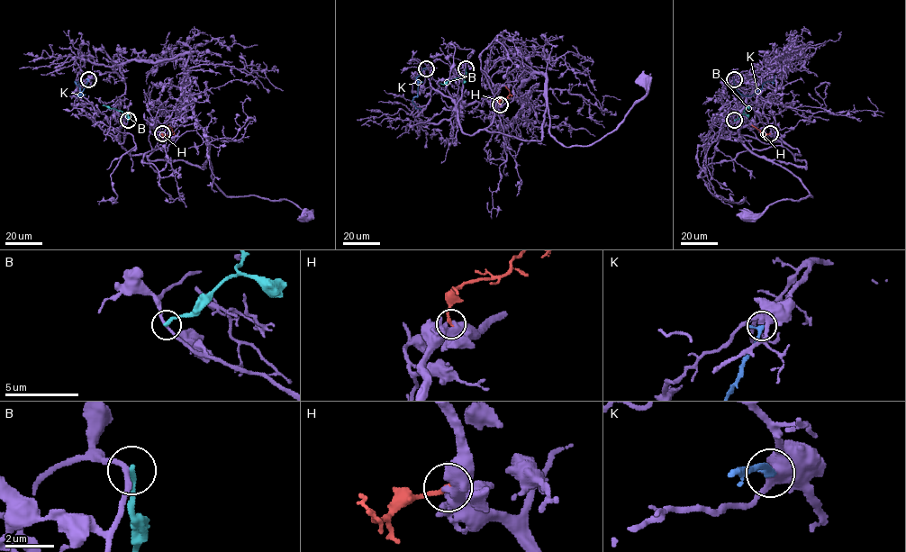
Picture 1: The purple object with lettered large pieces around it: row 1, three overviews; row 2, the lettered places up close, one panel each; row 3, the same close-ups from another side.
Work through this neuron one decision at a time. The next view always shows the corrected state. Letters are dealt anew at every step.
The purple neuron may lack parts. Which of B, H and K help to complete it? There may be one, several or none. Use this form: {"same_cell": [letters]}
{"same_cell": []}

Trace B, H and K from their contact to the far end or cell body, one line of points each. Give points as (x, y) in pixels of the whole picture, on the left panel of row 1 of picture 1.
B: (128, 120), (126, 113), (102, 105)
H: (162, 133), (163, 136), (170, 133), (171, 128), (167, 124)
K: (88, 79), (79, 95), (80, 89), (75, 82), (77, 82), (83, 76)

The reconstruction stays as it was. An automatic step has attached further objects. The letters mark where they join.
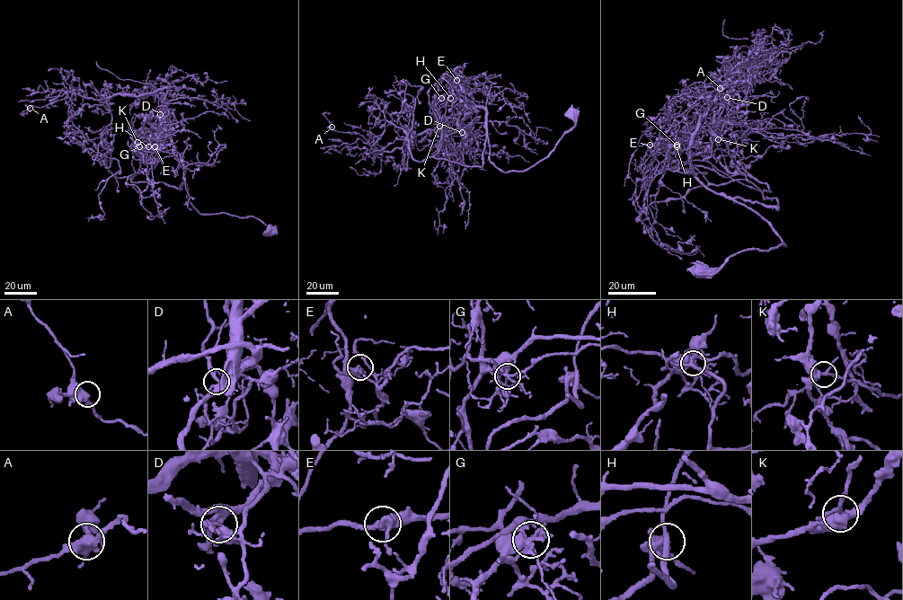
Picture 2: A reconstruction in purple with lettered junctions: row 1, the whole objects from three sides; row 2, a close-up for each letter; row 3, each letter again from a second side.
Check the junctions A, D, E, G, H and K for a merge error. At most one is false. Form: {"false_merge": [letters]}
{"false_merge": ["G"]}

